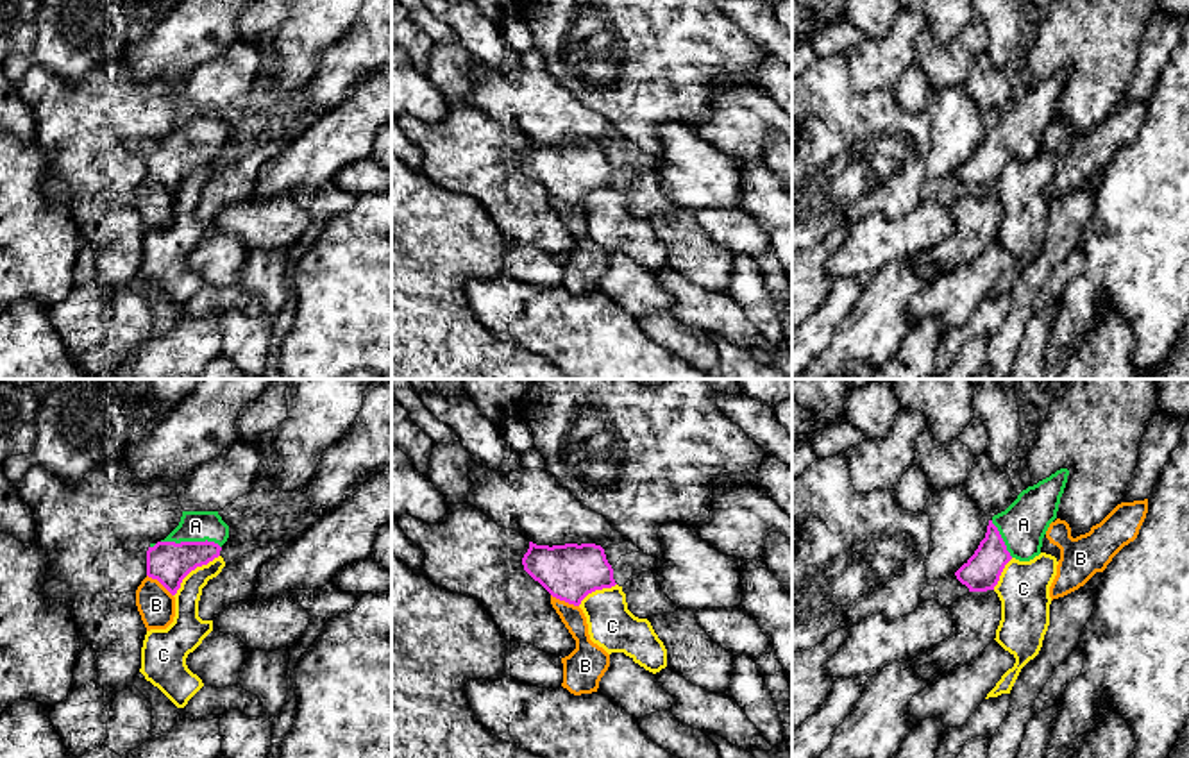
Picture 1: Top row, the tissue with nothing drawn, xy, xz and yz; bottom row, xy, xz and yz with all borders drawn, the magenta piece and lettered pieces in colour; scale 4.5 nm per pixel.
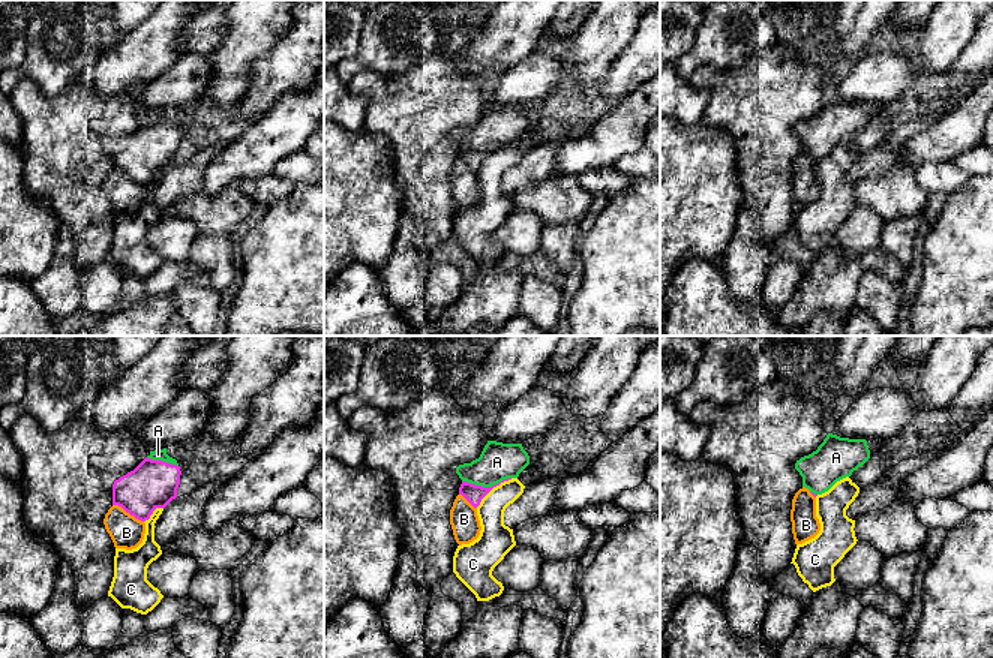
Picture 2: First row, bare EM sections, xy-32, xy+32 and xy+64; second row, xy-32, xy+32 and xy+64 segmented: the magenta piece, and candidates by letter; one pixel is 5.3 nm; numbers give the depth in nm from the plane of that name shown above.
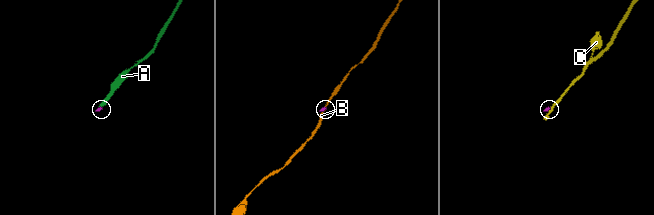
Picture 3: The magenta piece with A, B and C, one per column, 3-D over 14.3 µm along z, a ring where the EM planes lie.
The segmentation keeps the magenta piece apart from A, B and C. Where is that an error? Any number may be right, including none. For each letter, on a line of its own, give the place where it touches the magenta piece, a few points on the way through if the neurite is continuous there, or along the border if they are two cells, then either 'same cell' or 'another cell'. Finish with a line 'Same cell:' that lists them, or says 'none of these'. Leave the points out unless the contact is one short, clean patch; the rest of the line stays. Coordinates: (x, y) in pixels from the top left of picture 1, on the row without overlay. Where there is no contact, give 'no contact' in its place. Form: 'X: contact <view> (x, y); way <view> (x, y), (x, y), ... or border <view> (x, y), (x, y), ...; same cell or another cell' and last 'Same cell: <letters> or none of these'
A: contact xy (192, 142); way xy (168, 161), (192, 142), (195, 126); same cell
B: contact xz (565, 201); border xz (551, 193), (578, 206); another cell
C: contact xy (192, 168); border xy (219, 154), (197, 165), (174, 195); another cell
Same cell: A

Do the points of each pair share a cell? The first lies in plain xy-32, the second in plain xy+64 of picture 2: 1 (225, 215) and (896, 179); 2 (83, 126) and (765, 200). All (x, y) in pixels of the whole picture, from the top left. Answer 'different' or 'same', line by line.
1: same
2: same

